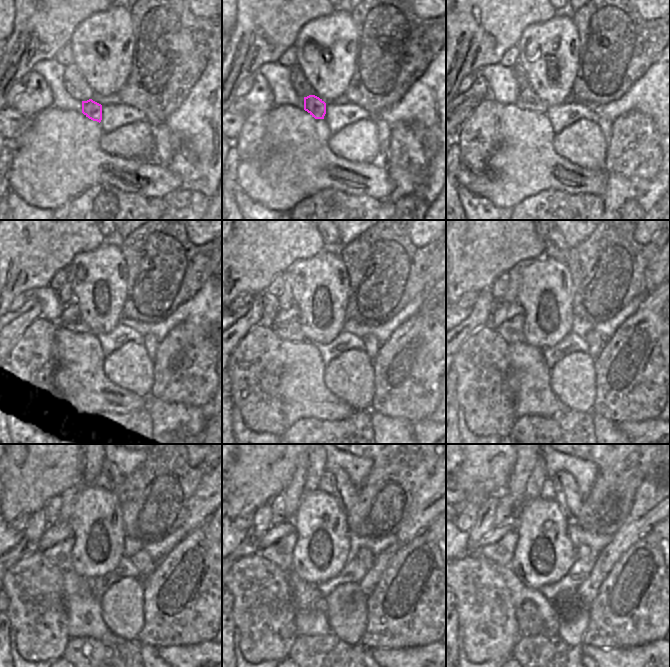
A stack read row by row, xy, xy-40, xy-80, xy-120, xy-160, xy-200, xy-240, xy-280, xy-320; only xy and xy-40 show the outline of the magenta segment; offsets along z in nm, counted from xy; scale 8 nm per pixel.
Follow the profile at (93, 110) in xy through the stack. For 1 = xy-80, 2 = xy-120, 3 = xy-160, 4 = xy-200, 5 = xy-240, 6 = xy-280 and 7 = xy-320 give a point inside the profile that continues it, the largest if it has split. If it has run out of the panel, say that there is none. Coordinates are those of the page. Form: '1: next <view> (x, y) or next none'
1: next xy-80 (527, 99)
2: next xy-120 (70, 319)
3: next xy-160 (287, 325)
4: next xy-200 (507, 320)
5: next xy-240 (56, 544)
6: next xy-280 (277, 544)
7: next xy-320 (498, 546)

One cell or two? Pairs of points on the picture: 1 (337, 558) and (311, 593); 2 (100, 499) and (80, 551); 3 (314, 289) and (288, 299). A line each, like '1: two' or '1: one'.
1: two
2: one
3: two

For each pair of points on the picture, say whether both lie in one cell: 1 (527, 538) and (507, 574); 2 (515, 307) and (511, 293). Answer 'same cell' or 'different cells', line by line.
1: different cells
2: different cells

